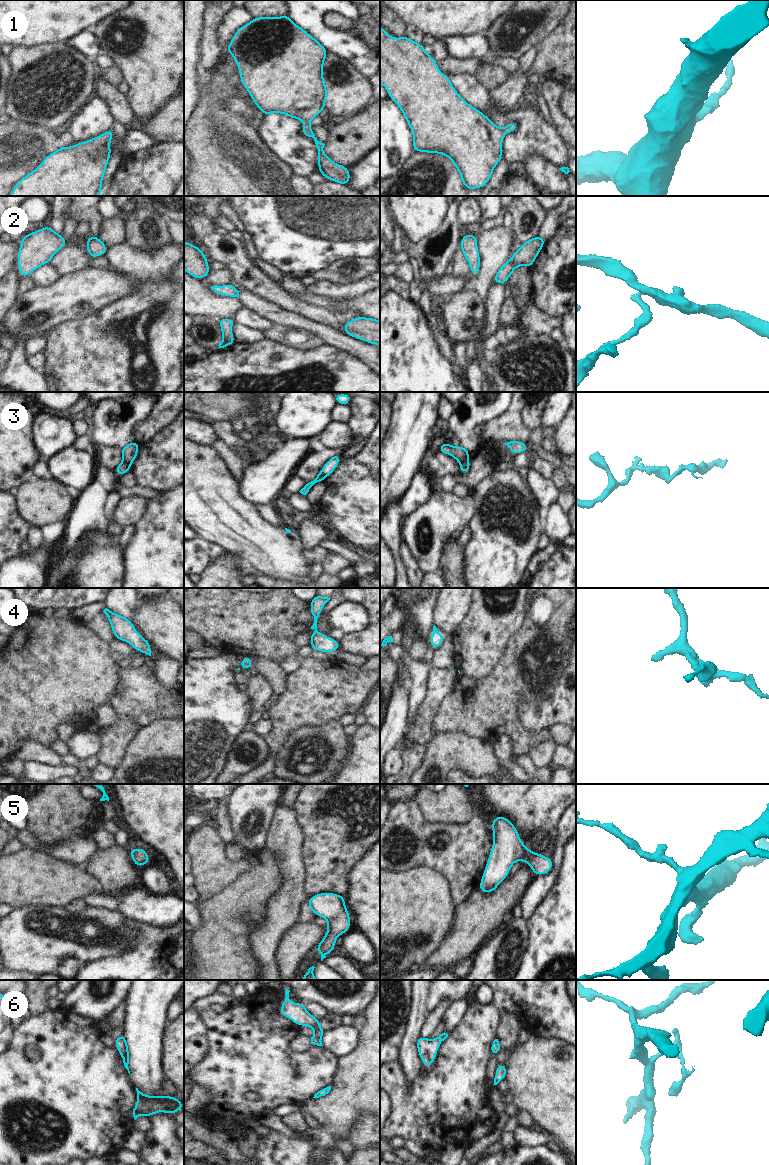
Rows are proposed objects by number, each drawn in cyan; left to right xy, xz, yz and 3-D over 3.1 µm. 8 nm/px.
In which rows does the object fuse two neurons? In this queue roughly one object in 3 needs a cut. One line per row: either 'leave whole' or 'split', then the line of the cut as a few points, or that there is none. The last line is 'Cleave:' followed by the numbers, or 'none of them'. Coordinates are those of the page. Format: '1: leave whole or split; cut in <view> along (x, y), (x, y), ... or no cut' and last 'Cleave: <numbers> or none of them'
1: leave whole; no cut
2: leave whole; no cut
3: split; cut in yz along (467, 458), (460, 464)
4: leave whole; no cut
5: leave whole; no cut
6: leave whole; no cut
Cleave: 3

